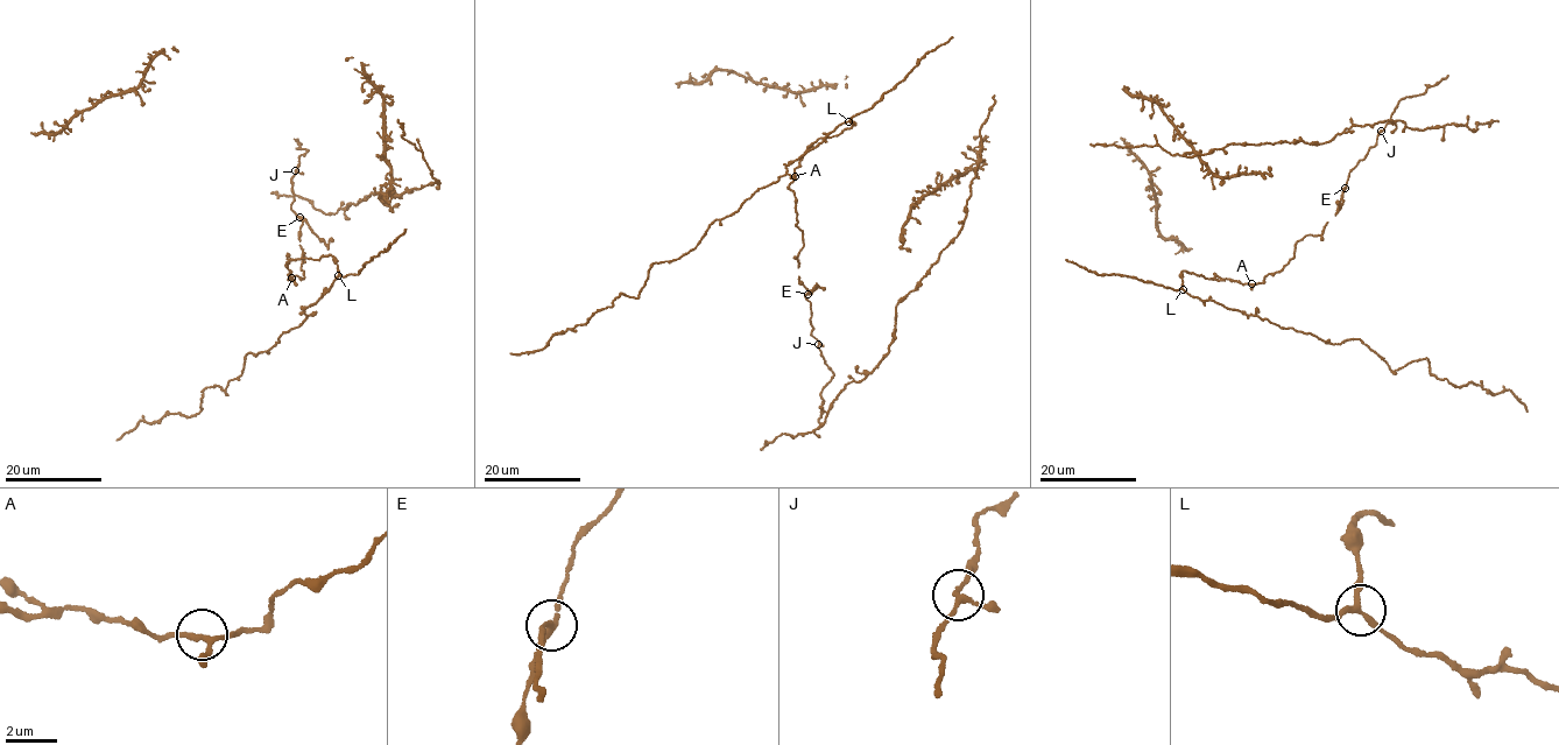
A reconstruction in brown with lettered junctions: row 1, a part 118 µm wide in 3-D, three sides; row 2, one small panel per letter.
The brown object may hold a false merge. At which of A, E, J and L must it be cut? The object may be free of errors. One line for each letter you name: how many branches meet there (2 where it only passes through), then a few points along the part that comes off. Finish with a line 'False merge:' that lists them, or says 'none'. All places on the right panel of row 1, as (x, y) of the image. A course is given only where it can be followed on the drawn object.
E: Branches: 3. Course of the part to remove: (1345, 188), (1338, 209), (1339, 201)
False merge: E

